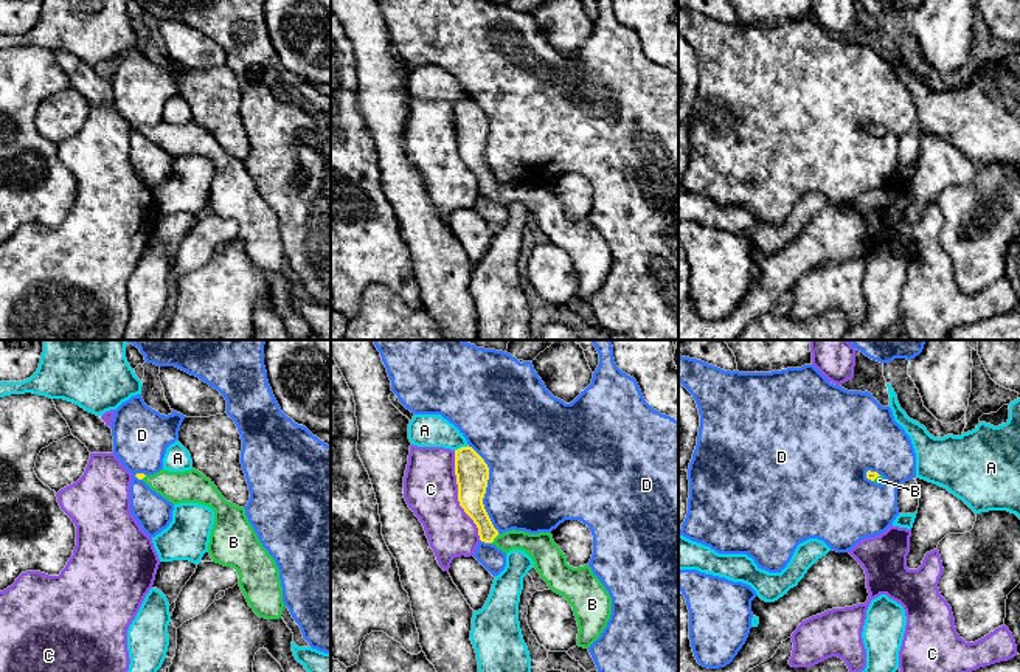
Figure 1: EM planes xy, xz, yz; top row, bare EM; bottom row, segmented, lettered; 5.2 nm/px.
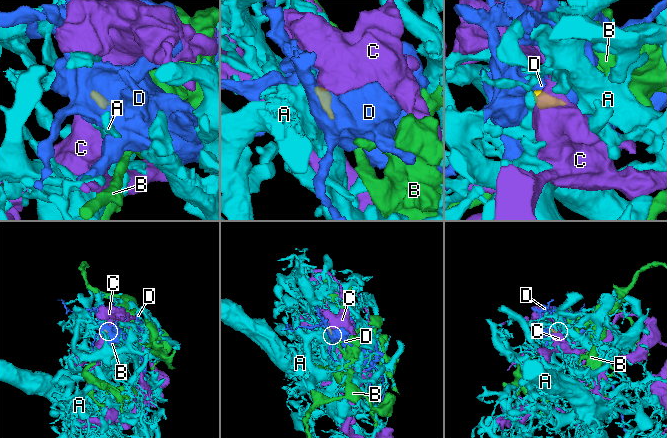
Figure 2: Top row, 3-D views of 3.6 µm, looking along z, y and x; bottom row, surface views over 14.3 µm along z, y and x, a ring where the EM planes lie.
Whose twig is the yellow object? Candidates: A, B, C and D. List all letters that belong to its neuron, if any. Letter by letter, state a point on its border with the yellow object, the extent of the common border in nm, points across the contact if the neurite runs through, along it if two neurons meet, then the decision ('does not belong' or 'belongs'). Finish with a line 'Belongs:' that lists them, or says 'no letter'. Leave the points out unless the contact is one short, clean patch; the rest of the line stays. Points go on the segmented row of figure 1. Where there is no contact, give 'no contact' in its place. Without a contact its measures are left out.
A: contact xz (461, 447); length 80 nm; border xz (468, 444), (455, 450); does not belong
B: contact xz (494, 537); length 60 nm; way xz (471, 495), (472, 506), (494, 537), (541, 547); belongs
C: contact xz (458, 495); length 500 nm; does not belong
D: contact xz (485, 489); length 480 nm; does not belong
Belongs: B

